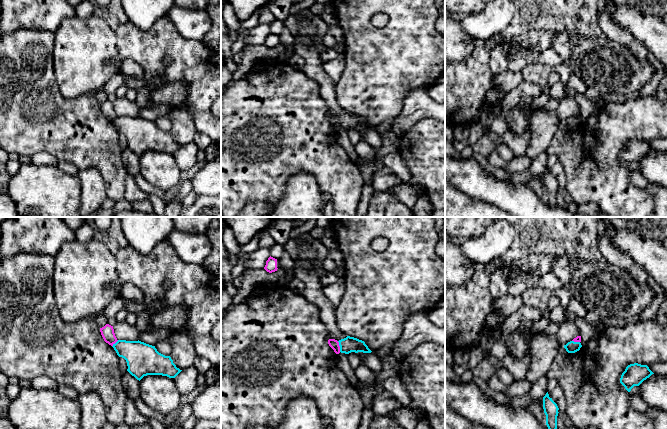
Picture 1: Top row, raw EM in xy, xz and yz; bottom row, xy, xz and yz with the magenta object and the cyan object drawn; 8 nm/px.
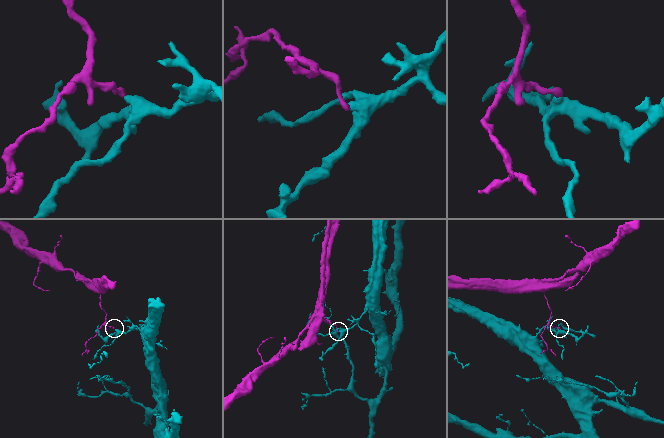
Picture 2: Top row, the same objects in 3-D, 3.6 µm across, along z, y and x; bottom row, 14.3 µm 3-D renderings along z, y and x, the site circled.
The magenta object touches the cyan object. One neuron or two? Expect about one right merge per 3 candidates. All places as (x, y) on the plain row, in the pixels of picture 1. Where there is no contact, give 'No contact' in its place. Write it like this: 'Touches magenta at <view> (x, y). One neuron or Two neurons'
Touches magenta at xz (339, 122). Two neurons

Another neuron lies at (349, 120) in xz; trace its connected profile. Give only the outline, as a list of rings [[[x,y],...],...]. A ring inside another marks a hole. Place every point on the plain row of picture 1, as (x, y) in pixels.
[[[347,112],[344,115],[338,117],[340,122],[340,128],[349,130],[351,128],[363,128],[371,129],[372,127],[368,124],[364,117],[354,113]]]

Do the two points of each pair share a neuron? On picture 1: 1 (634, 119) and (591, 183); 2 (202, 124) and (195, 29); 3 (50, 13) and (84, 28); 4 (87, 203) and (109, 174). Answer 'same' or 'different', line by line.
1: same
2: different
3: different
4: different

